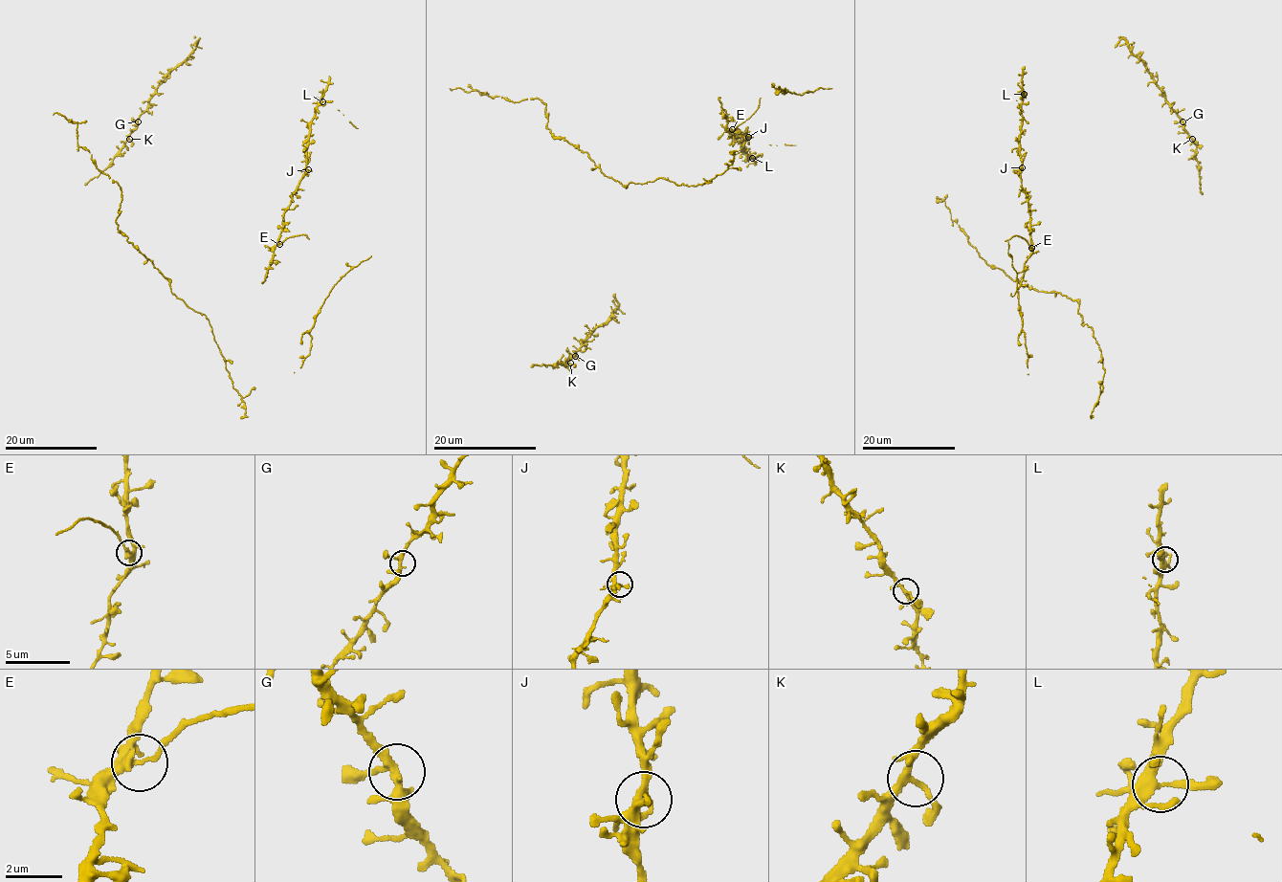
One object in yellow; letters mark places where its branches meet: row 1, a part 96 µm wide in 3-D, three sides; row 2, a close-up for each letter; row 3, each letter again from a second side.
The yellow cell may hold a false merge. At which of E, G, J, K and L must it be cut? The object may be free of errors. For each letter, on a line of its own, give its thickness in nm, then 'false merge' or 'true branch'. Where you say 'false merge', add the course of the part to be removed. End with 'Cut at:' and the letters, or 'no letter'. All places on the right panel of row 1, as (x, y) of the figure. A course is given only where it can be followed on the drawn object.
E: 280 nm thick; false merge; foreign part runs (1030, 248), (1026, 239), (1016, 235), (1005, 241)
G: 240 nm thick; true branch
J: 240 nm thick; true branch
K: 240 nm thick; true branch
L: 340 nm thick; true branch
Cut at: E

